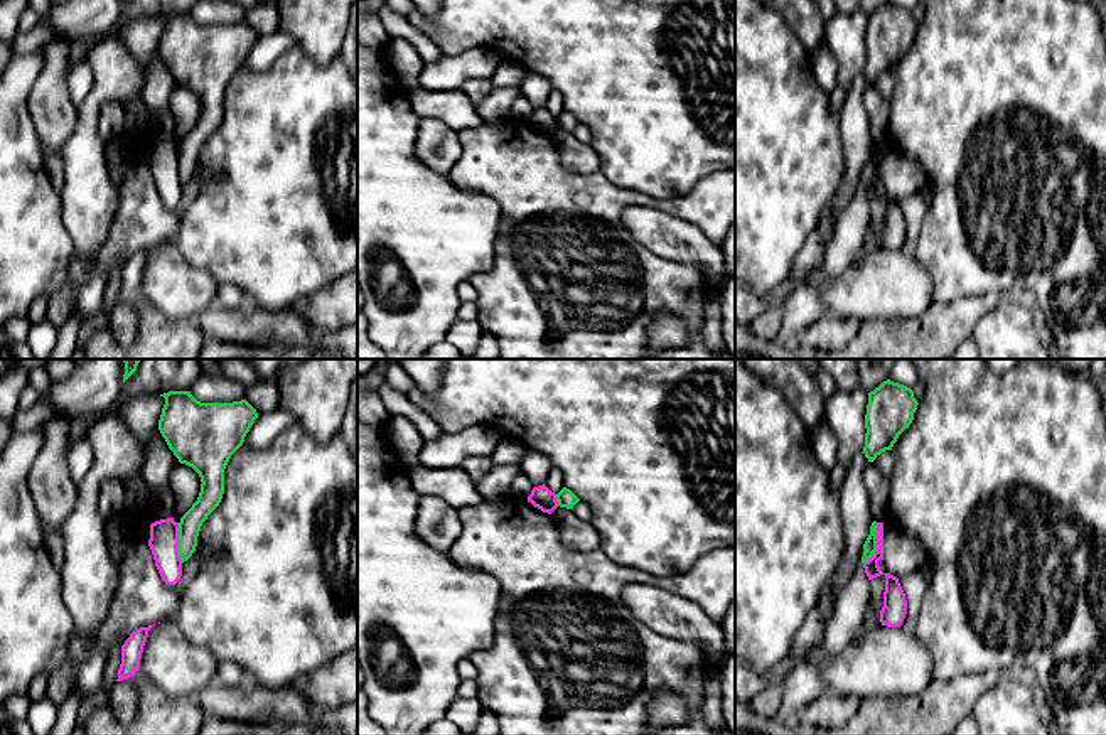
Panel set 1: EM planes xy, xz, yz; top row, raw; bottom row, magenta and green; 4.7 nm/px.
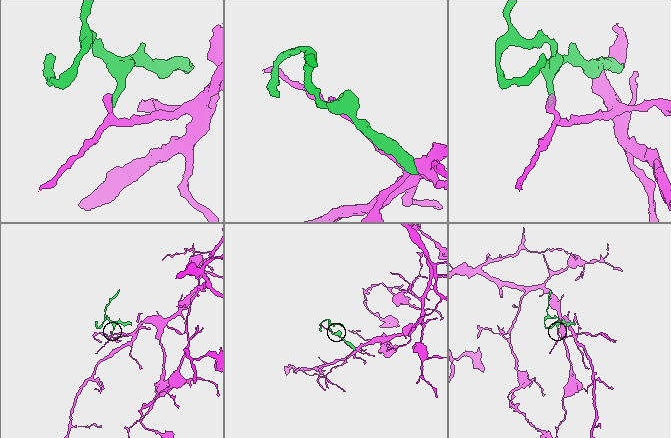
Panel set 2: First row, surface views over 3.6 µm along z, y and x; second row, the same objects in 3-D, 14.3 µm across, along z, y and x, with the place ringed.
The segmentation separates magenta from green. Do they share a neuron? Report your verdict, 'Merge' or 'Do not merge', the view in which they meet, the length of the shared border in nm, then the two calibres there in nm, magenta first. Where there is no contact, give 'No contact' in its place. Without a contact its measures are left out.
Do not merge. Touches magenta in yz. Shared border 220 nm. Thickness 90 nm (magenta) against 60 nm

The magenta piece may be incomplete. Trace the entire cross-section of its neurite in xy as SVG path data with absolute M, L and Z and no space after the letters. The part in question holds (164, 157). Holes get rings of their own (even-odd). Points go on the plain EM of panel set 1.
M174 140L152 145L148 169L162 202L167 207L175 207L182 199L179 145L175 145Z

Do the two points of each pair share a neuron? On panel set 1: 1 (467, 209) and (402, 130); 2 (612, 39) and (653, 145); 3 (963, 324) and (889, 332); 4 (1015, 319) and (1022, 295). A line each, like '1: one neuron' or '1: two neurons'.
1: one neuron
2: one neuron
3: one neuron
4: two neurons

